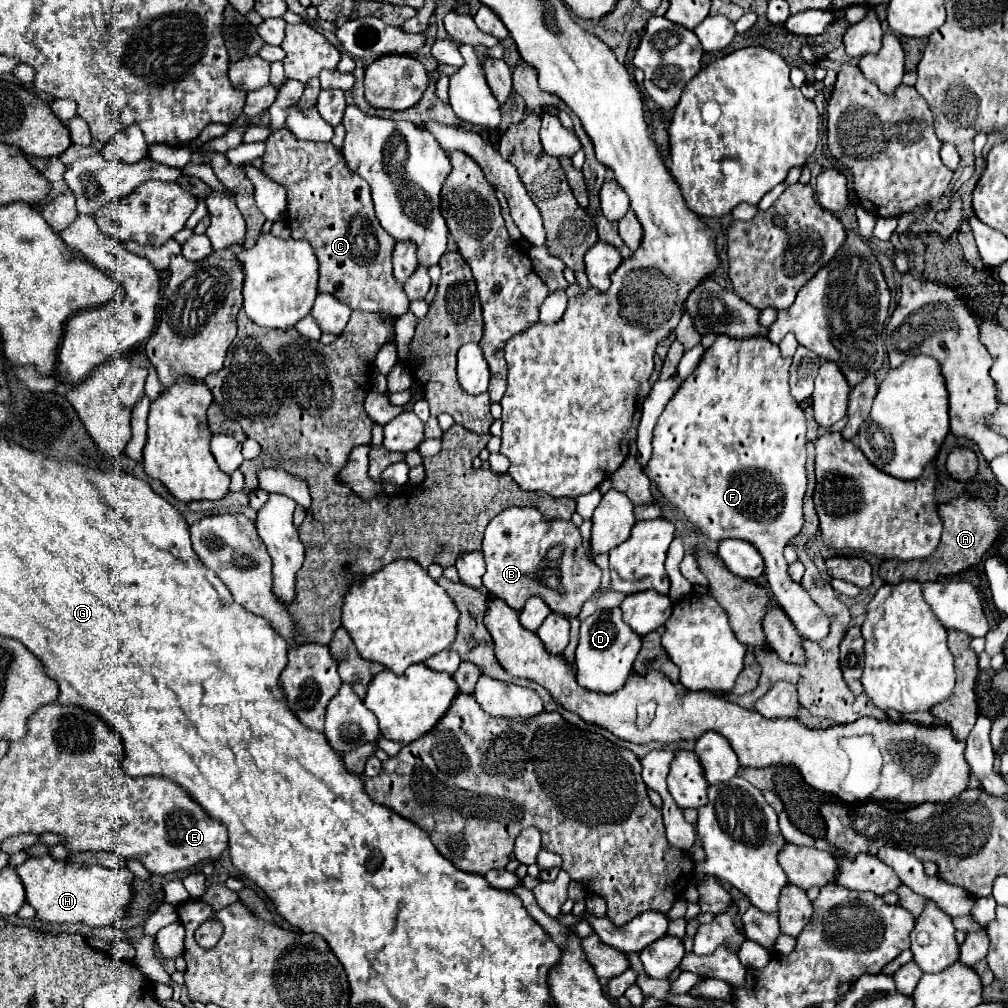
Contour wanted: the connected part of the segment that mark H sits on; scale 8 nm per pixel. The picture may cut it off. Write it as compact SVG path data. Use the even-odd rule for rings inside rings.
M44 854L38 858L28 858L14 870L24 884L26 902L36 910L36 916L42 922L110 926L120 918L120 908L124 908L132 898L134 874L128 868L110 870L102 866L82 866L68 860L54 860L54 856Z

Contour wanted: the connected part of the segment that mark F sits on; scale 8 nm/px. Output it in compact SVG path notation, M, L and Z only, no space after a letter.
M718 336L704 352L698 368L682 382L678 392L666 404L654 428L652 458L646 464L646 476L658 484L664 498L686 514L702 534L712 540L740 538L758 548L766 562L766 578L770 590L792 620L796 630L806 640L822 640L830 632L830 620L810 600L802 584L790 580L784 546L800 532L804 524L802 500L806 492L806 416L798 402L790 396L788 368L790 358L780 354L780 348L764 336L736 340Z

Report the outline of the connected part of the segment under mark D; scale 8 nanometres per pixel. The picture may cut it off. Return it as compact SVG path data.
M620 608L596 610L580 626L580 644L576 648L576 682L594 692L612 694L622 688L632 674L632 664L640 652L642 638L622 620Z

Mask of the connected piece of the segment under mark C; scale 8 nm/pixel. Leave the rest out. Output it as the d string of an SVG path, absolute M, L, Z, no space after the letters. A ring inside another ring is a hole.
M282 126L266 140L260 170L286 188L286 222L292 238L308 240L320 260L320 292L336 296L352 310L384 310L392 316L408 310L408 298L392 274L394 238L374 216L366 180L346 168L342 152L332 142L298 140Z

